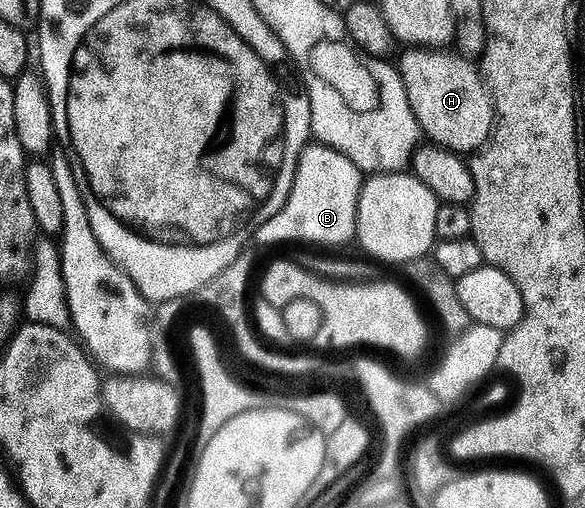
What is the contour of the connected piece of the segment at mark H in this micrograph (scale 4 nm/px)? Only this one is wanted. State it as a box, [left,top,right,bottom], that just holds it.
[397,47,495,154]

